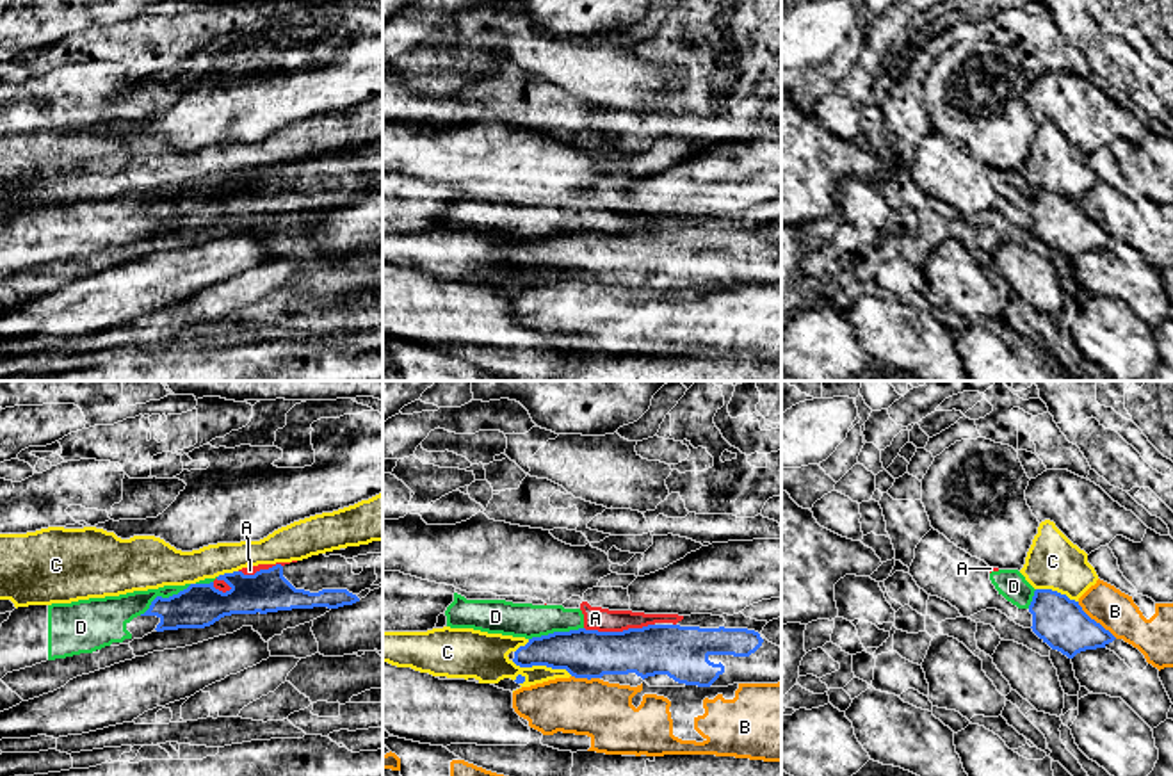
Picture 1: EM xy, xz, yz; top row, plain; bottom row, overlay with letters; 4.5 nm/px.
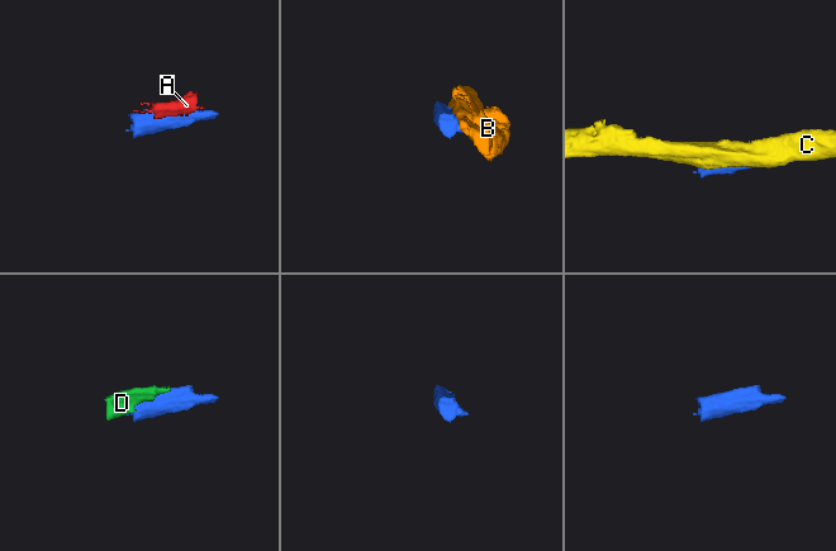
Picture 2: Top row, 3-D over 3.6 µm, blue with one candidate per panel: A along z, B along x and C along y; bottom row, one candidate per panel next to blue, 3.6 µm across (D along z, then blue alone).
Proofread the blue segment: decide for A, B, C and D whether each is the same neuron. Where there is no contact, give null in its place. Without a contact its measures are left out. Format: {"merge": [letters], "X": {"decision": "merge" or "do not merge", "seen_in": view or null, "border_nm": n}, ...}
{"merge": [], "A": {"decision": "do not merge", "seen_in": "xz", "border_nm": 320}, "B": {"decision": "do not merge", "seen_in": "yz", "border_nm": 240}, "C": {"decision": "do not merge", "seen_in": "xz", "border_nm": 280}, "D": {"decision": "do not merge", "seen_in": "xy", "border_nm": 280}}

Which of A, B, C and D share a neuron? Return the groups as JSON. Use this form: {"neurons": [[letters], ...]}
{"neurons": [["A", "D"], ["B"], ["C"]]}

